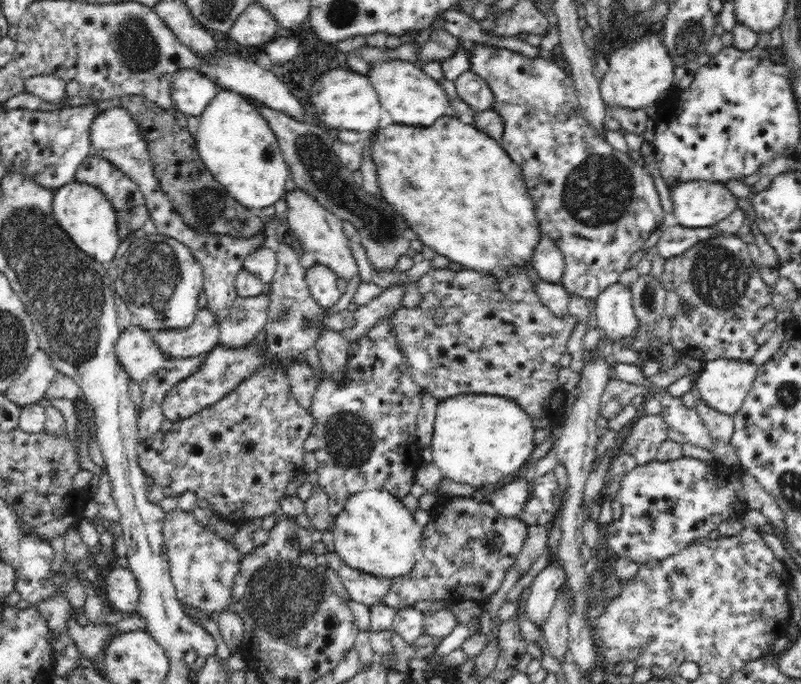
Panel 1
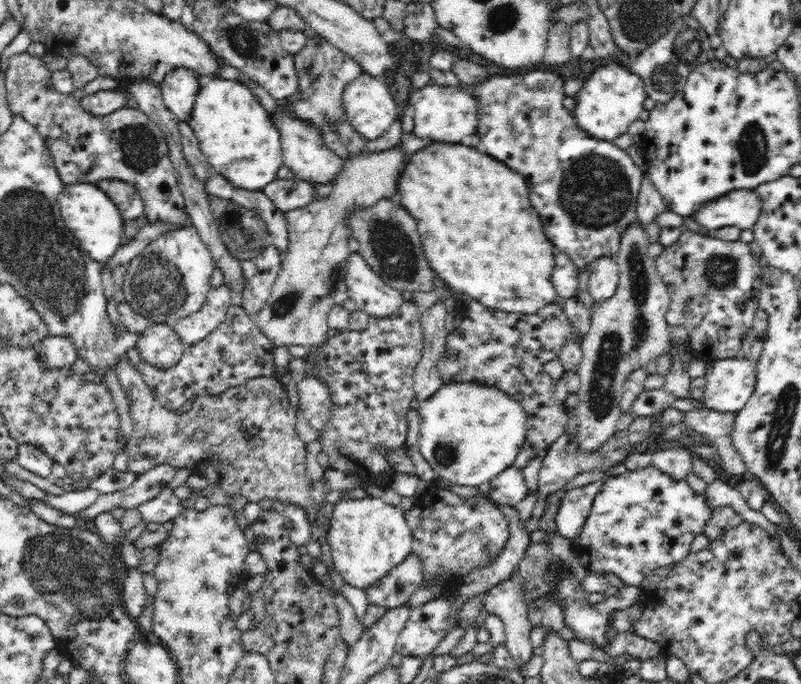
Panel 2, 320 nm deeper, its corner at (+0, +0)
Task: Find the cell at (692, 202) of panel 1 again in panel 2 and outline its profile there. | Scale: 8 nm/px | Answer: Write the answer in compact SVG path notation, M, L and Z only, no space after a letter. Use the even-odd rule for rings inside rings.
M754 189L734 190L720 200L706 204L692 216L700 226L710 231L724 226L750 230L762 212L762 199Z

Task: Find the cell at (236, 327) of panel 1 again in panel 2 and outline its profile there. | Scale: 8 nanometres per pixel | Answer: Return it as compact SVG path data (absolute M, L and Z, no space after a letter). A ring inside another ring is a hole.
M277 270L260 271L244 285L242 307L249 316L256 314L268 300L277 274Z

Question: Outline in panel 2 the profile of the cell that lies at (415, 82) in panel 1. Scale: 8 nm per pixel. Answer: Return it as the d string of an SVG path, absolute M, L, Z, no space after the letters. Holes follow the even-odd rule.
M426 85L412 91L409 99L410 115L414 118L414 136L430 143L465 143L468 136L477 134L479 105L476 97L456 85Z

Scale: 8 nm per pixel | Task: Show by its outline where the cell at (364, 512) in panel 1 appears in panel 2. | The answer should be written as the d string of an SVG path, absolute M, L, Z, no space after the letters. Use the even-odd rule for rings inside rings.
M370 497L342 499L330 507L326 534L333 565L341 578L354 588L366 592L387 572L398 566L412 552L412 531L399 505L392 506Z

